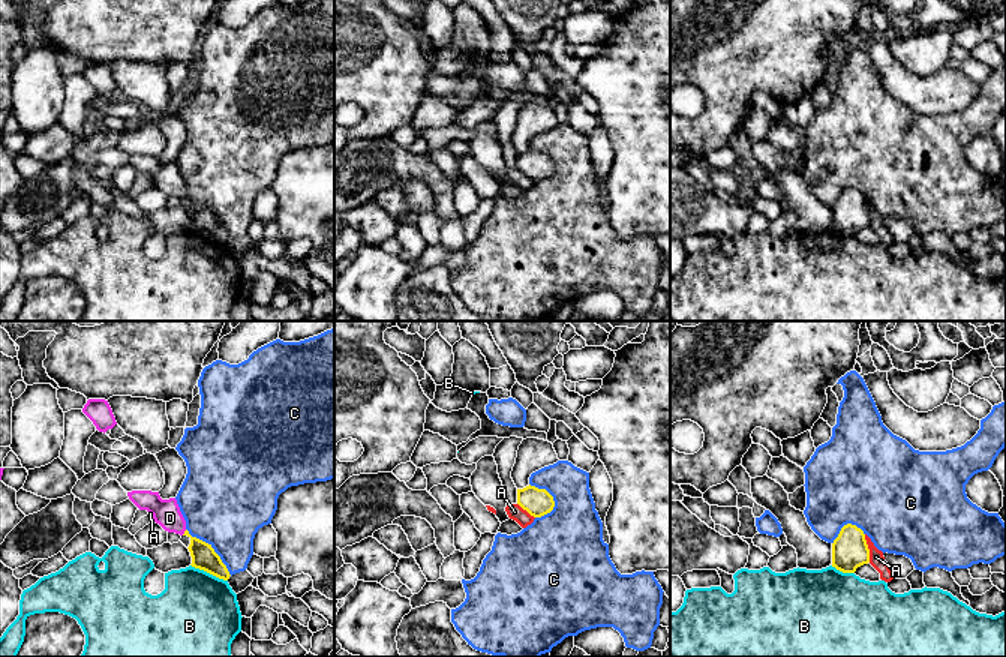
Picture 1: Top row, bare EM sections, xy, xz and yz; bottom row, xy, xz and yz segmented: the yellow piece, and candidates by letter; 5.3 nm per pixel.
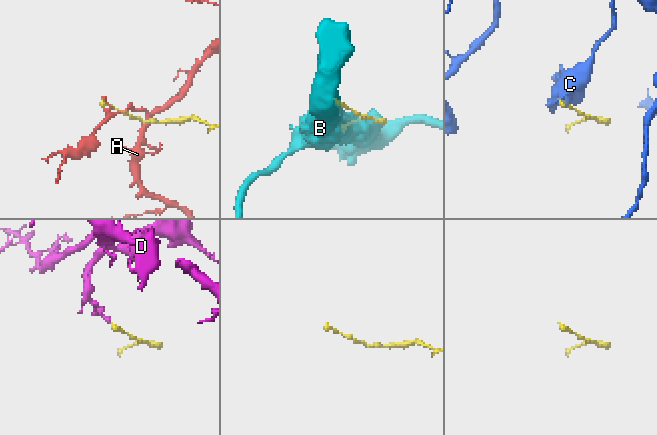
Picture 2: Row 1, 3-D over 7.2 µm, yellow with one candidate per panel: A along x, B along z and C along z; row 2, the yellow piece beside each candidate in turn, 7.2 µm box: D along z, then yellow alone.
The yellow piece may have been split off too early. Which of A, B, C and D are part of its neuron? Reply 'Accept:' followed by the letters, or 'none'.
Accept: D

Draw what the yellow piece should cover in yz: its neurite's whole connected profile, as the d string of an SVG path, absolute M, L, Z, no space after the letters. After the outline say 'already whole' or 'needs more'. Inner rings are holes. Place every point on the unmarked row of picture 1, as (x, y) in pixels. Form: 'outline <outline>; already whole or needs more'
outline M852 188L844 189L832 207L832 231L843 237L855 237L868 226L870 213L864 195Z; already whole

